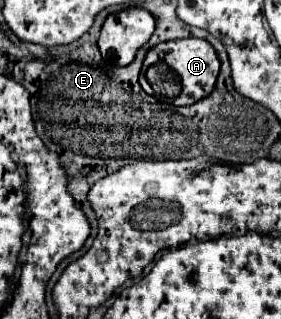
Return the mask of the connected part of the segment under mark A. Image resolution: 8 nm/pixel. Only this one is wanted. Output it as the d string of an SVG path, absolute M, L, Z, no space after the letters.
M191 37L191 39L165 41L151 47L145 55L139 83L147 95L159 101L167 101L173 105L191 105L193 101L201 101L213 91L217 75L219 75L219 59L211 43L205 39Z

